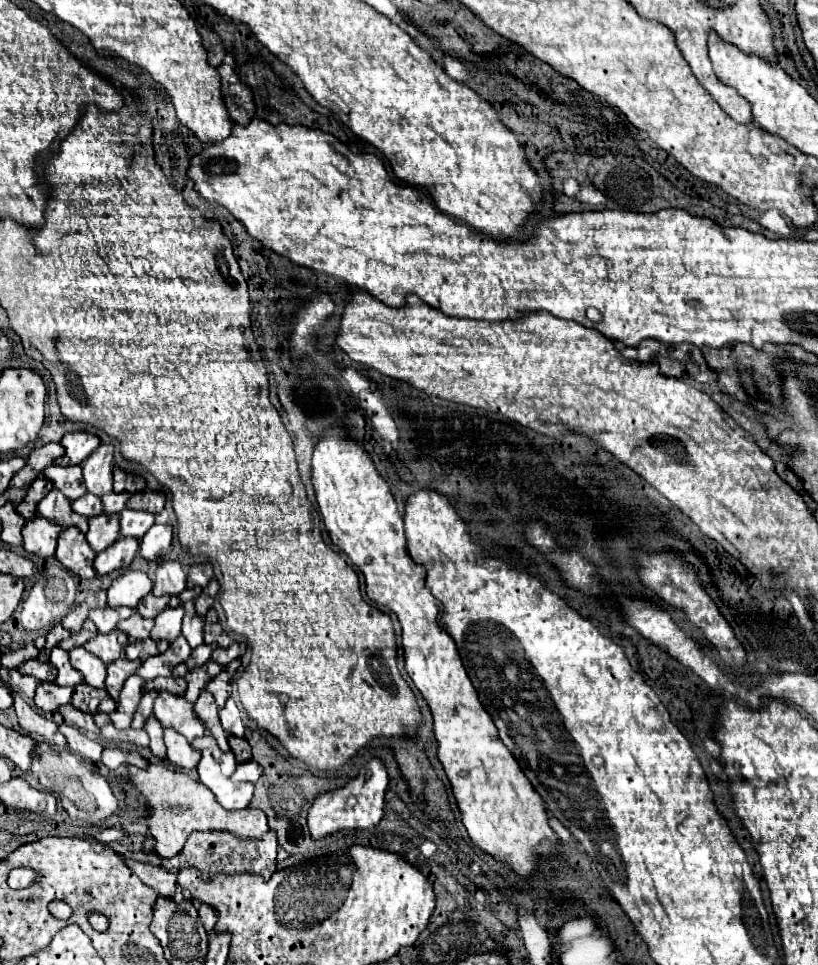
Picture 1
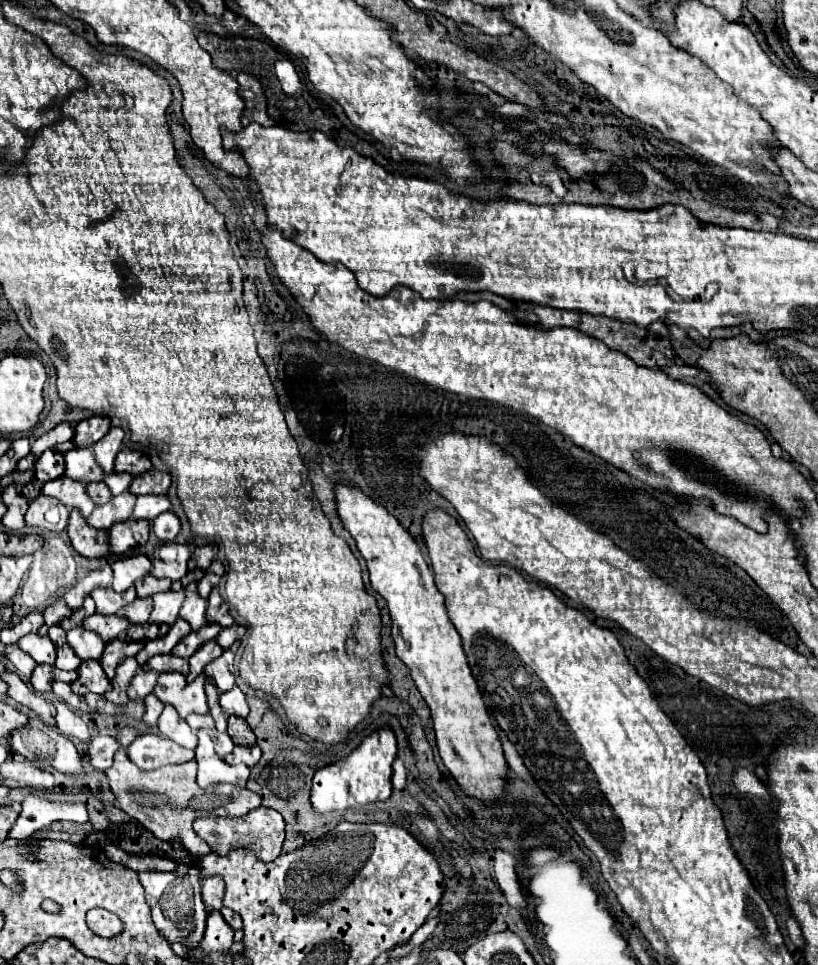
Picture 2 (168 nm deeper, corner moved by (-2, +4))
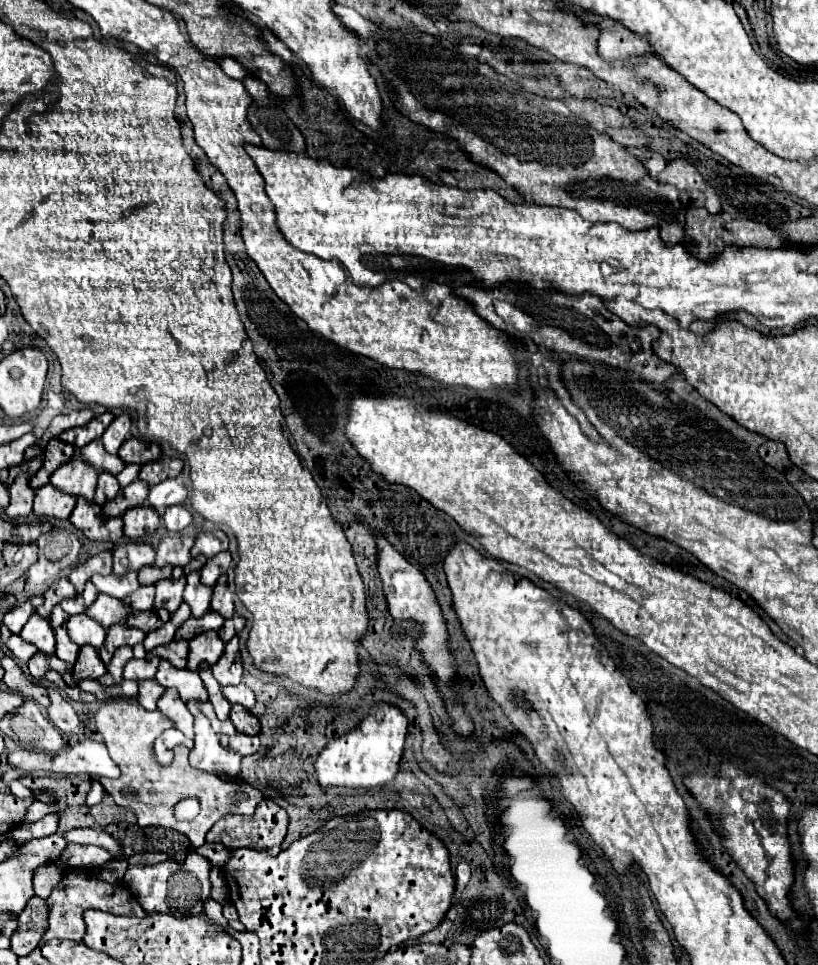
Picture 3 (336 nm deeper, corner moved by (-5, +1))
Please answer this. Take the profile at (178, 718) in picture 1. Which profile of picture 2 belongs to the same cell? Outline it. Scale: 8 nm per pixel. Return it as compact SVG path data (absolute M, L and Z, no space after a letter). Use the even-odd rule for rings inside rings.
M166 673L166 675L158 677L154 695L162 703L174 705L182 719L186 719L190 713L208 715L204 679L206 679L204 675L198 675L198 679L194 679L194 683L186 683L184 675Z

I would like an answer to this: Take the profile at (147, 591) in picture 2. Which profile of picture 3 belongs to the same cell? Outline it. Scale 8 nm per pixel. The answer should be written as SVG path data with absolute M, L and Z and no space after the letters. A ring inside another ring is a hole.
M143 566L139 570L139 584L141 586L149 586L149 584L155 584L157 580L161 578L169 578L171 576L171 566L163 566L163 568L157 568L157 566Z

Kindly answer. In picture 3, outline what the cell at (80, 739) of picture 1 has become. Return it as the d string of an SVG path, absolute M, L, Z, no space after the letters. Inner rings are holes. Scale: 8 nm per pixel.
M49 688L49 698L51 698L51 704L47 708L47 714L49 714L49 720L53 722L53 726L57 726L61 732L67 732L67 734L75 734L79 732L79 716L75 714L73 706L63 700L63 696L55 690L55 688Z

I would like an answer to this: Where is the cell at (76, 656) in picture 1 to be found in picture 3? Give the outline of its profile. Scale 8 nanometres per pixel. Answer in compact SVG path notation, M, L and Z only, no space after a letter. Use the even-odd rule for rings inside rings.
M85 612L71 616L67 622L67 630L69 630L71 640L79 646L91 644L91 646L99 648L101 642L105 640L105 628L99 622L95 622L93 618L89 618Z

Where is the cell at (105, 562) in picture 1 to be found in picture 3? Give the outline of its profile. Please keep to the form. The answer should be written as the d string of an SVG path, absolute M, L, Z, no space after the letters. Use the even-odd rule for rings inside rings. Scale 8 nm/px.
M135 506L123 514L123 522L125 522L125 536L135 540L145 536L147 532L155 532L157 526L161 524L161 516L151 506Z

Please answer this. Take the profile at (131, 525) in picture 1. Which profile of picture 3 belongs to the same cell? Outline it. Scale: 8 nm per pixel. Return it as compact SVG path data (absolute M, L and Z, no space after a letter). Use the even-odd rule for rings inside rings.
M167 478L167 480L151 486L147 504L153 506L155 510L163 512L167 506L185 502L185 498L187 498L187 488L185 488L185 484L183 484L181 480L177 480L177 478Z

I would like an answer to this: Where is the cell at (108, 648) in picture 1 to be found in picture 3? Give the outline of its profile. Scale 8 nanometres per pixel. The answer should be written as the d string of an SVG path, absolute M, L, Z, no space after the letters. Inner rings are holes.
M99 592L97 600L85 612L97 622L101 622L105 628L109 628L117 622L125 622L125 618L131 614L131 608L123 600Z

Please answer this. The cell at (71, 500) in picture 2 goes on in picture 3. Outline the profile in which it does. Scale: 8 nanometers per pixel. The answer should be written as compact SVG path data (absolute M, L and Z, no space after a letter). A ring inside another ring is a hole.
M75 452L75 456L65 466L53 472L51 484L57 486L59 490L65 490L73 496L83 496L91 502L93 490L97 486L97 478L99 478L99 470L89 462L85 462L79 452Z

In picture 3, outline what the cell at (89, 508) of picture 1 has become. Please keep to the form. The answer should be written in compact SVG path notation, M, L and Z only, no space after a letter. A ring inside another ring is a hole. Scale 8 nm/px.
M101 472L101 474L99 474L97 488L95 488L95 498L93 498L93 502L103 504L103 502L107 502L107 500L113 500L113 498L117 496L117 490L119 490L119 488L121 488L121 486L119 486L119 482L117 482L117 478L115 478L113 474Z

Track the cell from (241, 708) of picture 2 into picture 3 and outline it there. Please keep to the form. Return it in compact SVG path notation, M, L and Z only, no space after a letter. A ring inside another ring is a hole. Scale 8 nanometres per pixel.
M237 684L237 686L225 686L223 694L227 696L229 704L243 704L247 710L255 706L255 694L247 684Z

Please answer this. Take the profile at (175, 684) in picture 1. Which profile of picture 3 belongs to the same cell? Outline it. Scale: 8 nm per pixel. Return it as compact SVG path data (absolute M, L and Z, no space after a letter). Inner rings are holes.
M173 640L171 644L163 644L163 646L153 648L151 654L157 654L159 658L167 658L175 668L185 668L189 646L187 646L187 640Z

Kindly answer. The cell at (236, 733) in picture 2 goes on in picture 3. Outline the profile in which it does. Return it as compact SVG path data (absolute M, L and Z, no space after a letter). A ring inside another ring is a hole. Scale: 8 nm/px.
M235 704L235 706L231 708L231 716L229 716L229 718L233 720L237 732L241 732L241 734L249 734L249 736L259 734L259 718L253 716L247 708Z

